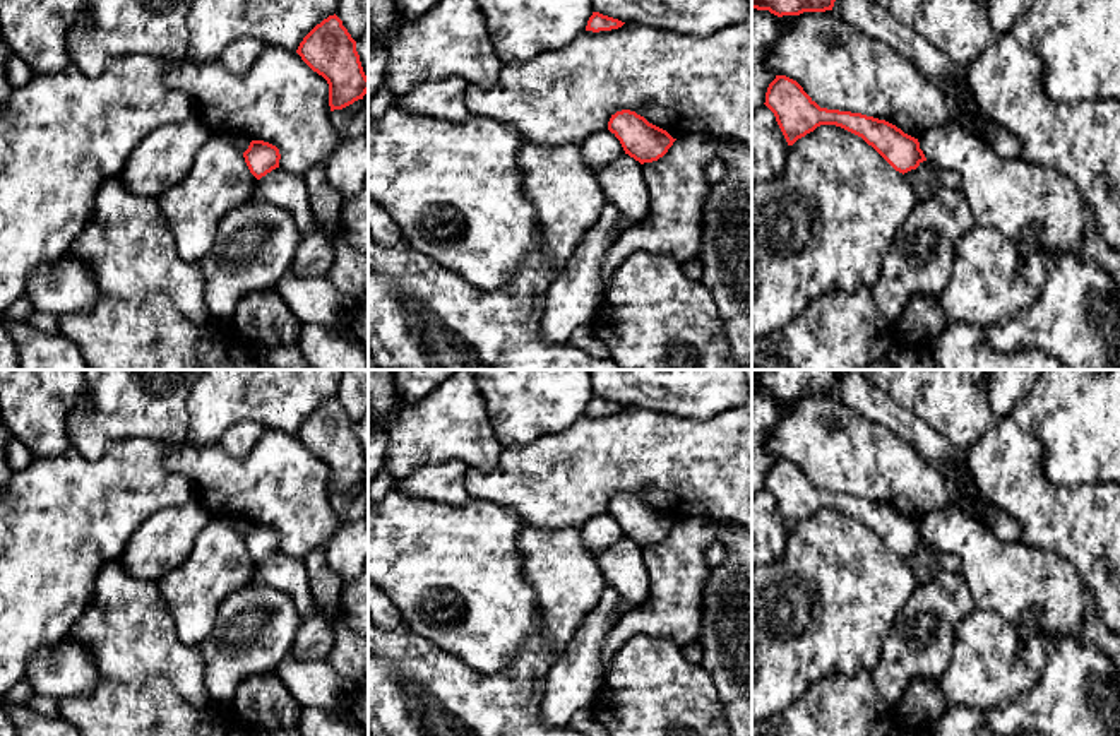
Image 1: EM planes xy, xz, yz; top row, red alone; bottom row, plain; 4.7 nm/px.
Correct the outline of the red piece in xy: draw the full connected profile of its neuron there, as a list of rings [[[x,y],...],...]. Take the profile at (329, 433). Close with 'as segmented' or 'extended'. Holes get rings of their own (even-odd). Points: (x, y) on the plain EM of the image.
[[[334,397],[317,407],[300,426],[296,436],[329,467],[331,495],[353,488],[368,476],[356,424]]]; as segmented

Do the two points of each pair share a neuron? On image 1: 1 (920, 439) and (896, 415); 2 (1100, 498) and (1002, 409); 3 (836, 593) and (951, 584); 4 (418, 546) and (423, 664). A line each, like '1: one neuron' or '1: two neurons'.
1: one neuron
2: two neurons
3: two neurons
4: two neurons

